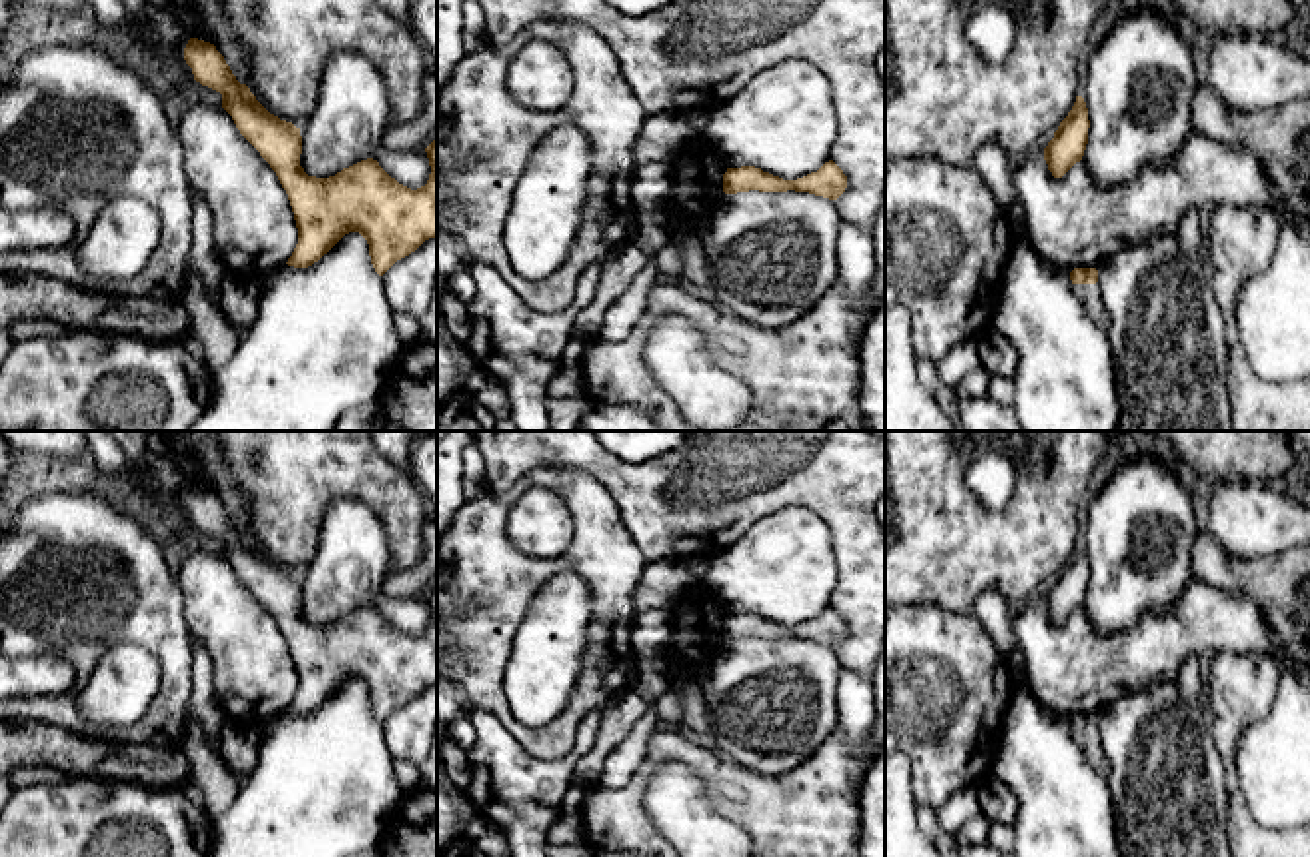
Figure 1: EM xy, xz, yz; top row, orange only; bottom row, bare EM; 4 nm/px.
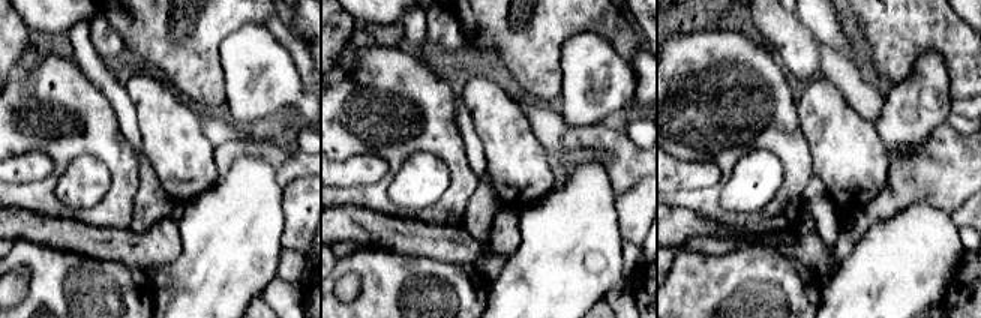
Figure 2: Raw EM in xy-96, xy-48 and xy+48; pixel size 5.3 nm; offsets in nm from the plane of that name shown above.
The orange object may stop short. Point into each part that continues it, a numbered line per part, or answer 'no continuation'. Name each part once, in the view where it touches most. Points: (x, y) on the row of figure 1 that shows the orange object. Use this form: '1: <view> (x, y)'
1: yz (1089, 294)

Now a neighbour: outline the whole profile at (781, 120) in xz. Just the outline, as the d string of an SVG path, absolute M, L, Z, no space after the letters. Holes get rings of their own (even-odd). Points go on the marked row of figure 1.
M795 58L761 70L733 98L711 104L701 138L723 156L727 168L755 166L783 180L797 180L831 160L837 132L829 80L811 62Z

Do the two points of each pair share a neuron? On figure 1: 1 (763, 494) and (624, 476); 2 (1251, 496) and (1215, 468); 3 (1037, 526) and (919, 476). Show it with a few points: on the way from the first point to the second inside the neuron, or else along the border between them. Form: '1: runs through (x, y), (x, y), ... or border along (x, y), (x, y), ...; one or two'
1: runs through (729, 488), (657, 486); one
2: border along (1267, 482), (1215, 482), (1211, 486); two
3: runs through (1007, 526), (969, 526), (949, 506); one

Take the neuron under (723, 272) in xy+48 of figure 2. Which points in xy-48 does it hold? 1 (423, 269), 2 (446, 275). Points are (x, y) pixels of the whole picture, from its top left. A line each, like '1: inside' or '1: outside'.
1: inside
2: inside

